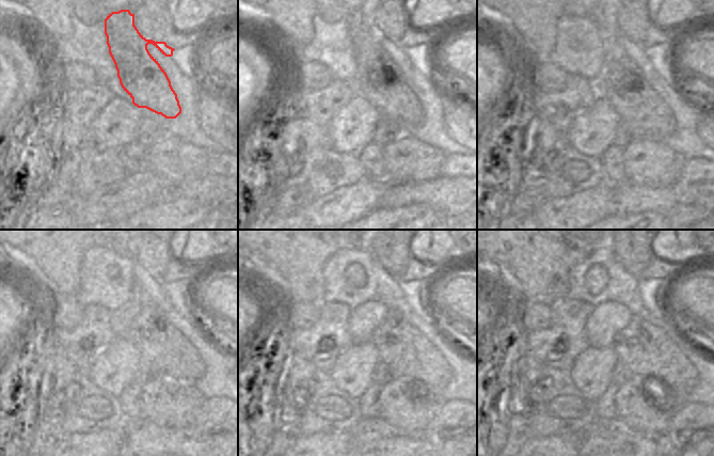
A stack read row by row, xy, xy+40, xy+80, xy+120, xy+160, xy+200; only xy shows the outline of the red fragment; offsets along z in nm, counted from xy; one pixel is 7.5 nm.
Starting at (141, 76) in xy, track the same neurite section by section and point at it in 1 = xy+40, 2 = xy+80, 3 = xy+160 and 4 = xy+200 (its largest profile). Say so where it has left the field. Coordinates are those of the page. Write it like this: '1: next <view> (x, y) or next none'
1: next xy+40 (381, 80)
2: next xy+80 (621, 82)
3: next xy+160 (406, 349)
4: next xy+200 (649, 351)

